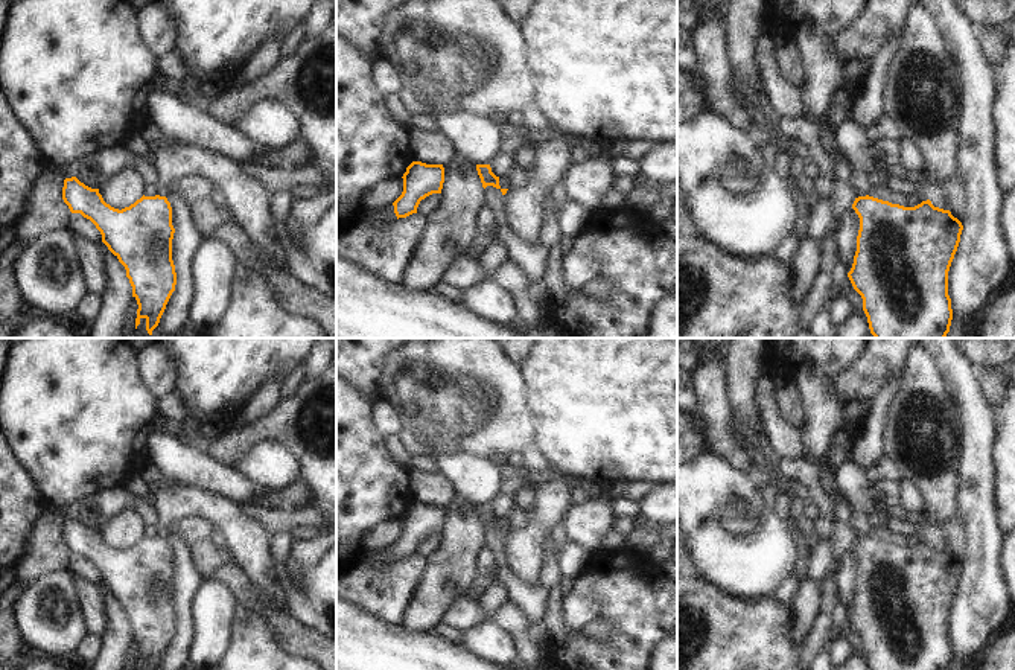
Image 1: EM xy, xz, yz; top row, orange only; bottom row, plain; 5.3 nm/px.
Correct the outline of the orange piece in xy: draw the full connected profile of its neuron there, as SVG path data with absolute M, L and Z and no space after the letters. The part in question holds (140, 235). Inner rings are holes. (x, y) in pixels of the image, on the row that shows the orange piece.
M76 177L64 180L62 199L72 213L81 213L96 225L102 234L102 242L125 266L126 277L132 286L132 297L138 305L135 329L140 320L145 318L146 330L152 335L177 285L177 273L172 260L175 228L172 225L170 203L166 196L143 195L129 207L119 210L103 201L99 189L85 186Z

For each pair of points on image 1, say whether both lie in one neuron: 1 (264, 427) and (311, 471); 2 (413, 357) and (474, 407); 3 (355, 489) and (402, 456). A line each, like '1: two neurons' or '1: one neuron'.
1: one neuron
2: one neuron
3: two neurons

